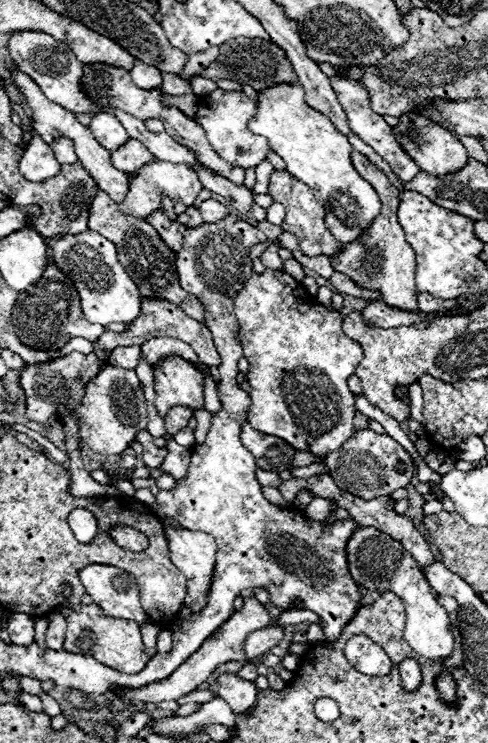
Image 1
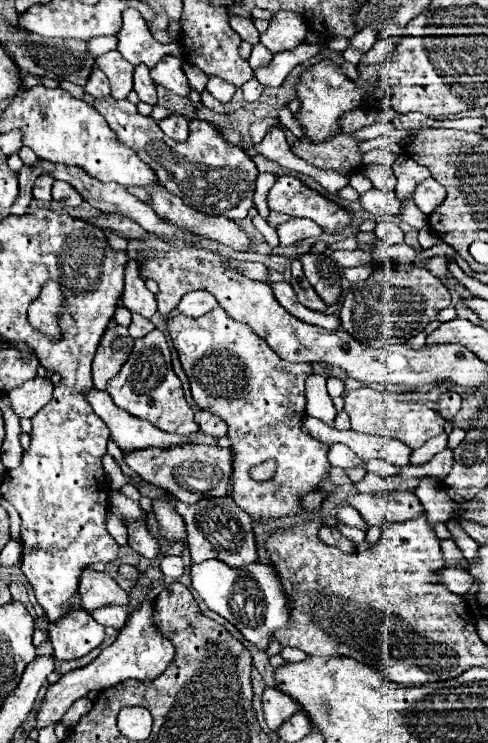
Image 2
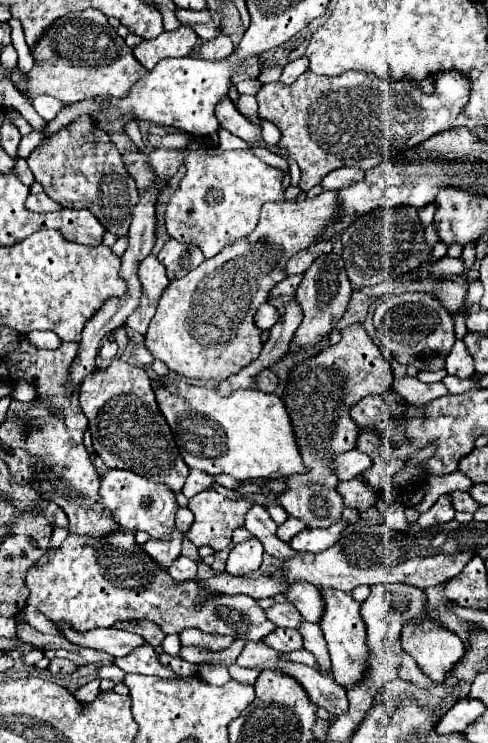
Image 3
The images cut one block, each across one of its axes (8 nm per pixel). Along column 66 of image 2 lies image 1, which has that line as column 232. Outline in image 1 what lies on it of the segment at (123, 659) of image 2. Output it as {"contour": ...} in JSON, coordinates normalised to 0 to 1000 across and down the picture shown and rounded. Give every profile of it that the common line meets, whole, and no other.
{"contour":[[[455,907],[447,910],[447,934],[484,961],[500,961],[525,948],[529,929],[516,918],[496,915],[488,907]]]}

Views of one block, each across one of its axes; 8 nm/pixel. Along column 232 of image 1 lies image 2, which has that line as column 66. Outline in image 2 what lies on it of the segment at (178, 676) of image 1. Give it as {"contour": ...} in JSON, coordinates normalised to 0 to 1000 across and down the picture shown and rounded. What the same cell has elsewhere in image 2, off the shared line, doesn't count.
{"contour":[[[156,816],[123,834],[98,840],[98,859],[111,867],[115,888],[156,888],[205,869],[213,861],[213,843],[189,834],[189,826]]]}

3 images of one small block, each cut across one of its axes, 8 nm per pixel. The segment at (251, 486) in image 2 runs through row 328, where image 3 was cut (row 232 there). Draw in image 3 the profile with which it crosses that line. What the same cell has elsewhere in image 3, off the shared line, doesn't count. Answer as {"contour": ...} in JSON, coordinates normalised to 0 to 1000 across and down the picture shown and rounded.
{"contour":[[[439,199],[377,202],[381,237],[352,261],[340,280],[340,307],[348,320],[398,328],[422,347],[451,342],[475,326],[504,320],[529,301],[533,280],[545,272],[582,269],[582,231],[541,221],[512,202],[439,207]]]}

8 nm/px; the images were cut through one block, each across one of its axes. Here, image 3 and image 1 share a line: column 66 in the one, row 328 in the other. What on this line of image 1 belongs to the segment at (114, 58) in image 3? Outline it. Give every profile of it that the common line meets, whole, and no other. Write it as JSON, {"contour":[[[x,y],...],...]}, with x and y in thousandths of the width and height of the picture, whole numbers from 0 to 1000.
{"contour":[[[102,350],[86,374],[53,390],[53,396],[37,396],[37,404],[25,415],[25,436],[45,463],[74,471],[119,471],[148,455],[176,455],[197,460],[213,447],[209,439],[184,436],[164,417],[164,398],[148,382],[148,377],[127,369],[115,355]]]}

